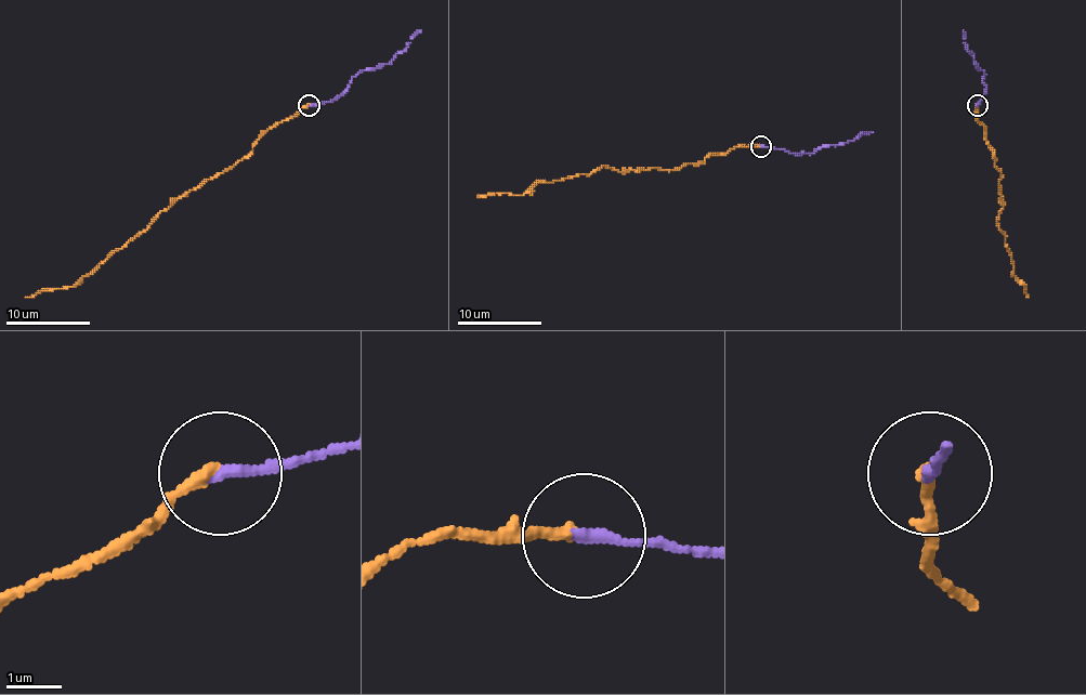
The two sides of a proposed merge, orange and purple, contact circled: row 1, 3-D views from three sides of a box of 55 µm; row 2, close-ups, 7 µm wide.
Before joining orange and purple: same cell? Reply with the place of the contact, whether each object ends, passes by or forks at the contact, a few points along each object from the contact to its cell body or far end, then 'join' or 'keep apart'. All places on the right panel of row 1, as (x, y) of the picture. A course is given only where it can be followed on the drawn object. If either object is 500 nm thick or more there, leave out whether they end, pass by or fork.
at (977, 105); orange ends there; purple ends there; orange runs (978, 104), (978, 120), (1001, 173), (1003, 207), (996, 225), (1005, 234), (1013, 274), (1026, 287), (1029, 297); purple runs (978, 106), (986, 87), (982, 78), (984, 73), (963, 42), (963, 30); join

